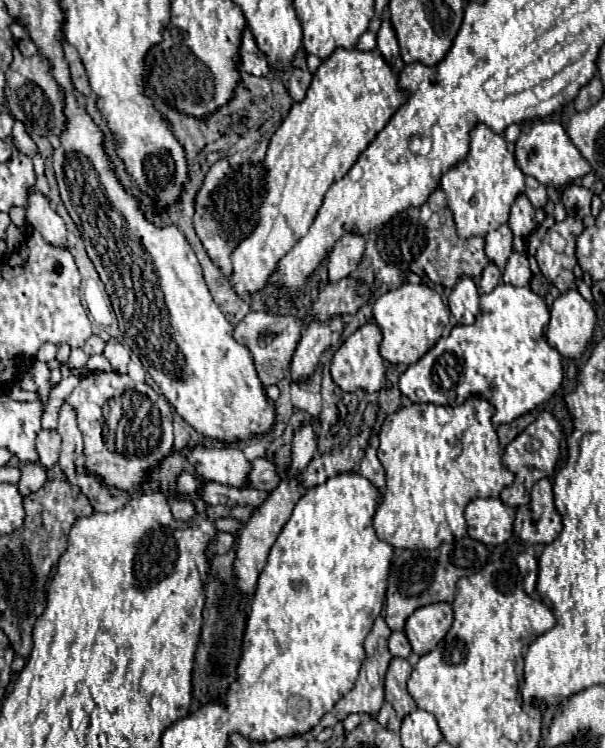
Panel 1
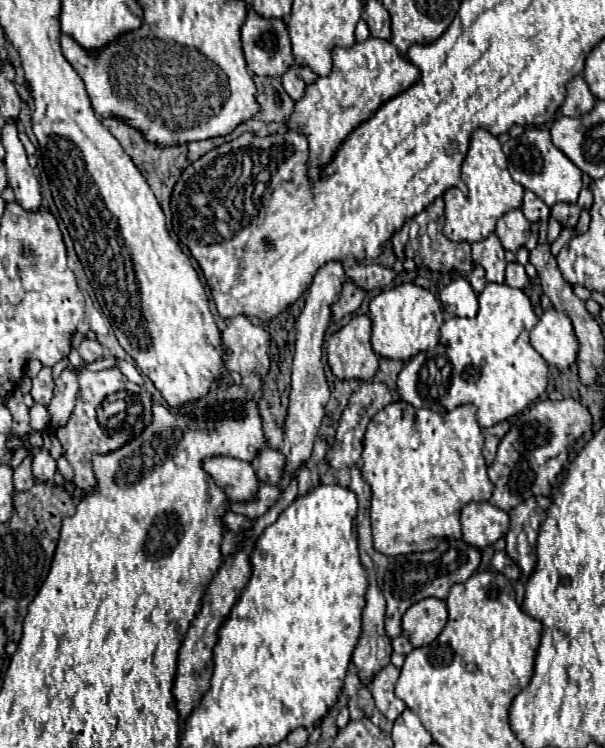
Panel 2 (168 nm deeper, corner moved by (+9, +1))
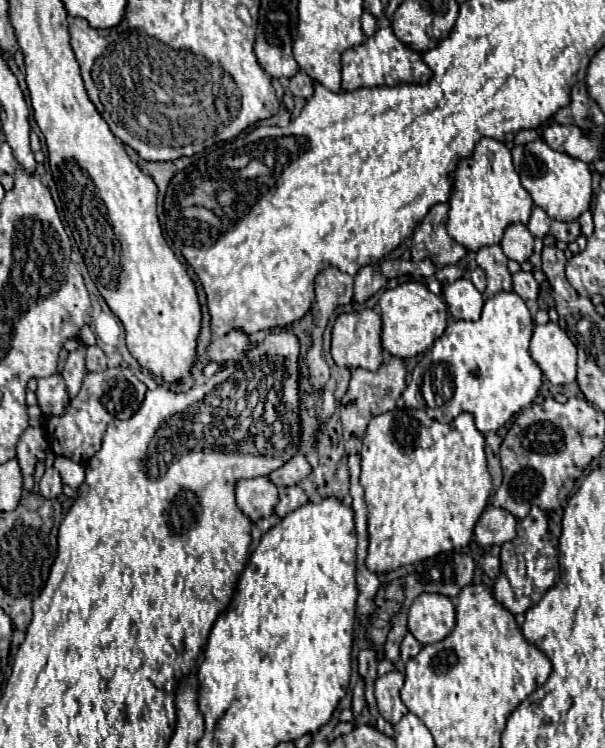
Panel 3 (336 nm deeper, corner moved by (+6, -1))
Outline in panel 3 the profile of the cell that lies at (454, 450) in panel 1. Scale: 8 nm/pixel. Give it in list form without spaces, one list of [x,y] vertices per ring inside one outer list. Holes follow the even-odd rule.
[[[395,408],[375,416],[363,438],[361,486],[365,488],[365,502],[369,510],[367,568],[371,572],[391,572],[399,566],[437,556],[439,552],[467,546],[473,538],[473,524],[487,506],[493,488],[487,472],[485,438],[475,428],[473,414],[463,412],[449,424],[441,424],[429,418],[423,410],[411,408]]]

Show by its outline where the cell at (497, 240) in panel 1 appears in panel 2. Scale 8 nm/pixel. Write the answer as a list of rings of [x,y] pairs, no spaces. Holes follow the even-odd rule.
[[[490,234],[488,238],[472,244],[472,260],[474,264],[480,264],[486,270],[486,280],[502,284],[504,282],[504,248],[496,234]]]

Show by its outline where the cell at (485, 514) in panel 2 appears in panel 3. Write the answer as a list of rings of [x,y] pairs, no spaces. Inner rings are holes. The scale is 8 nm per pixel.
[[[489,504],[479,516],[479,520],[475,522],[475,528],[473,528],[475,542],[479,546],[505,544],[517,536],[515,526],[517,526],[517,520],[515,516],[511,516],[511,512]]]

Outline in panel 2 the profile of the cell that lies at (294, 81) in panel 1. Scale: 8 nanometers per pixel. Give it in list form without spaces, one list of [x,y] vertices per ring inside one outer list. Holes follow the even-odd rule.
[[[290,66],[290,68],[286,70],[286,74],[282,76],[282,86],[284,86],[286,94],[288,94],[294,102],[304,96],[306,84],[304,84],[304,80],[300,78],[300,68],[298,68],[298,66]]]

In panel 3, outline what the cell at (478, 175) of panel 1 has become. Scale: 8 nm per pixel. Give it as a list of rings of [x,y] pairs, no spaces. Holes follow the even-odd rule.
[[[481,138],[475,146],[471,158],[463,160],[453,174],[455,186],[449,200],[449,236],[471,252],[483,246],[499,244],[503,232],[513,222],[527,224],[533,208],[529,192],[521,186],[517,172],[513,170],[511,150],[493,138]]]

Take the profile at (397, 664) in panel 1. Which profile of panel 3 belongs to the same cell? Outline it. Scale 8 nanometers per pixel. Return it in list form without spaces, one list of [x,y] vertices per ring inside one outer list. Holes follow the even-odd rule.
[[[387,672],[385,676],[379,676],[375,680],[375,700],[379,714],[393,726],[399,722],[403,714],[407,714],[407,706],[399,698],[401,686],[403,686],[401,672]]]

